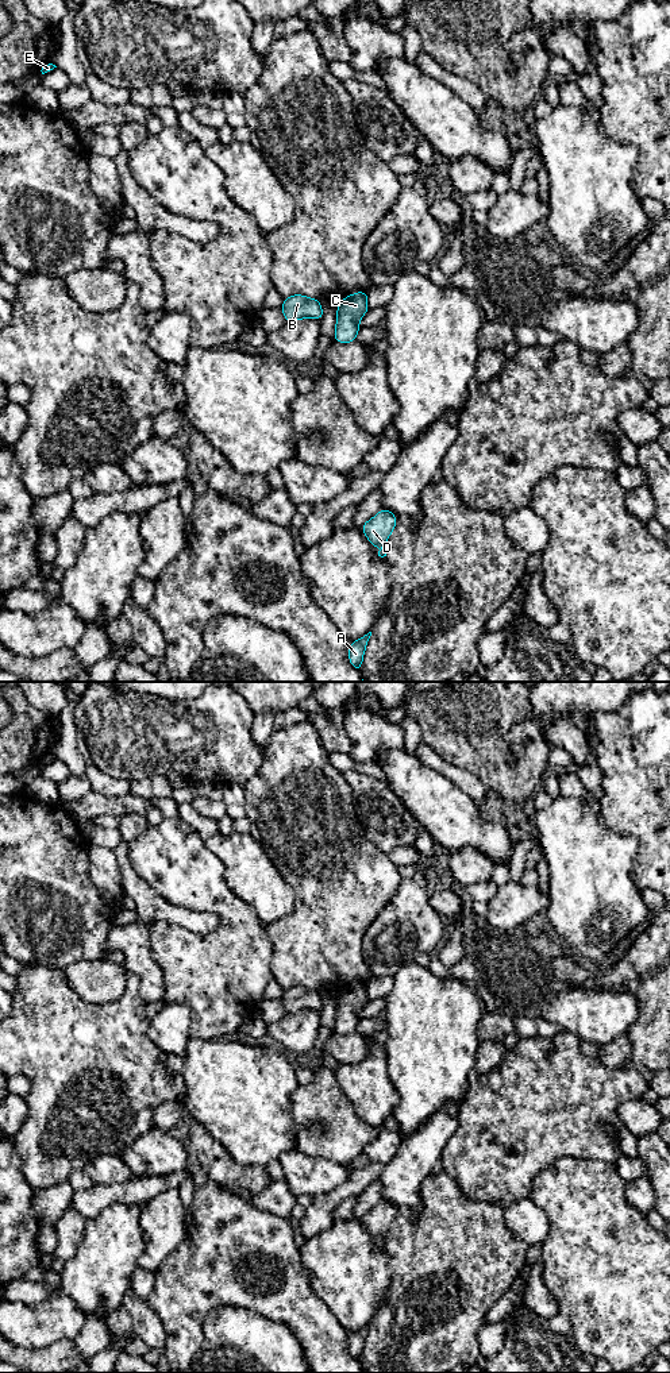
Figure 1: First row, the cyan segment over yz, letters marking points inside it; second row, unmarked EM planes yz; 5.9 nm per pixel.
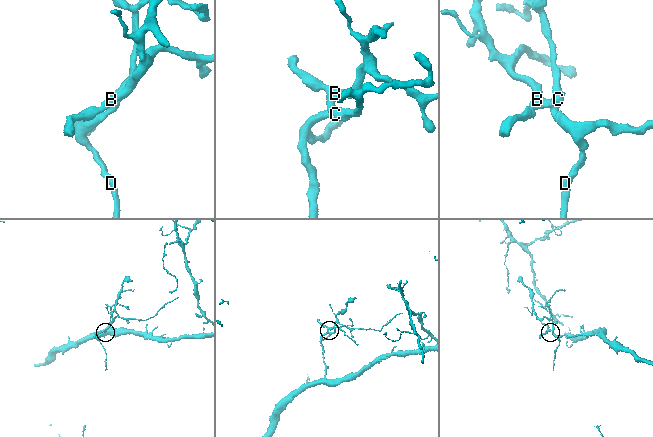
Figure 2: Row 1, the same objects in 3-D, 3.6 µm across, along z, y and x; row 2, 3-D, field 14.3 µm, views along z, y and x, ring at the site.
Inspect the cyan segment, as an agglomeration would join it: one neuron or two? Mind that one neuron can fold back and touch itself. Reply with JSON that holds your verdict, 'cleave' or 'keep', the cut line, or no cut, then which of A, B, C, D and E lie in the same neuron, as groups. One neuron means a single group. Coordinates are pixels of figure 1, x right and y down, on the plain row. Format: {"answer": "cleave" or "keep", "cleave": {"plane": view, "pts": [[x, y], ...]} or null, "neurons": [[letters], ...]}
{"answer": "cleave", "cleave": {"plane": "yz", "pts": [[338, 1003], [337, 1011]]}, "neurons": [["A", "C", "D"], ["B", "E"]]}

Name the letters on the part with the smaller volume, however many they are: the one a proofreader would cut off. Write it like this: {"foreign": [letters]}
{"foreign": ["B", "E"]}

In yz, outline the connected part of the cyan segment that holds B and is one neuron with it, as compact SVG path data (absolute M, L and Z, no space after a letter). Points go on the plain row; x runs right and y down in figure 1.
M294 986L284 991L281 998L286 1014L293 1014L300 1010L317 1010L323 1008L323 999L316 990L308 990L303 986Z

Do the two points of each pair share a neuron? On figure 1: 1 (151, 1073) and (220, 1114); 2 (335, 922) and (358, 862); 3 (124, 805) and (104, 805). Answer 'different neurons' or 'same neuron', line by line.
1: different neurons
2: same neuron
3: same neuron

